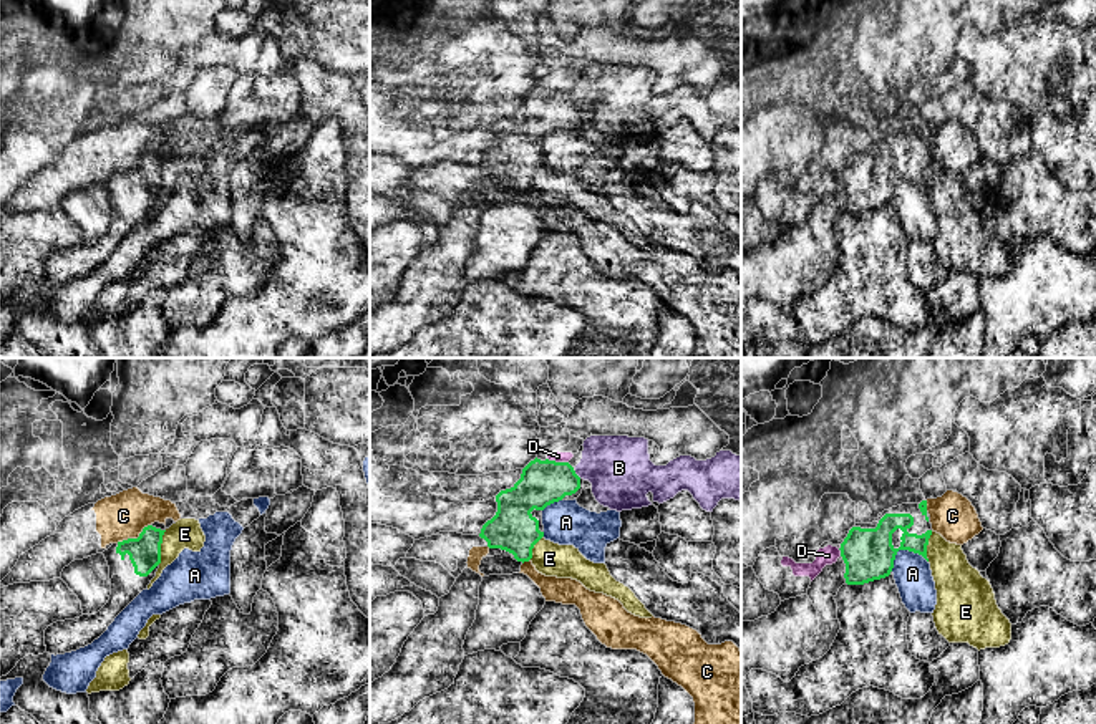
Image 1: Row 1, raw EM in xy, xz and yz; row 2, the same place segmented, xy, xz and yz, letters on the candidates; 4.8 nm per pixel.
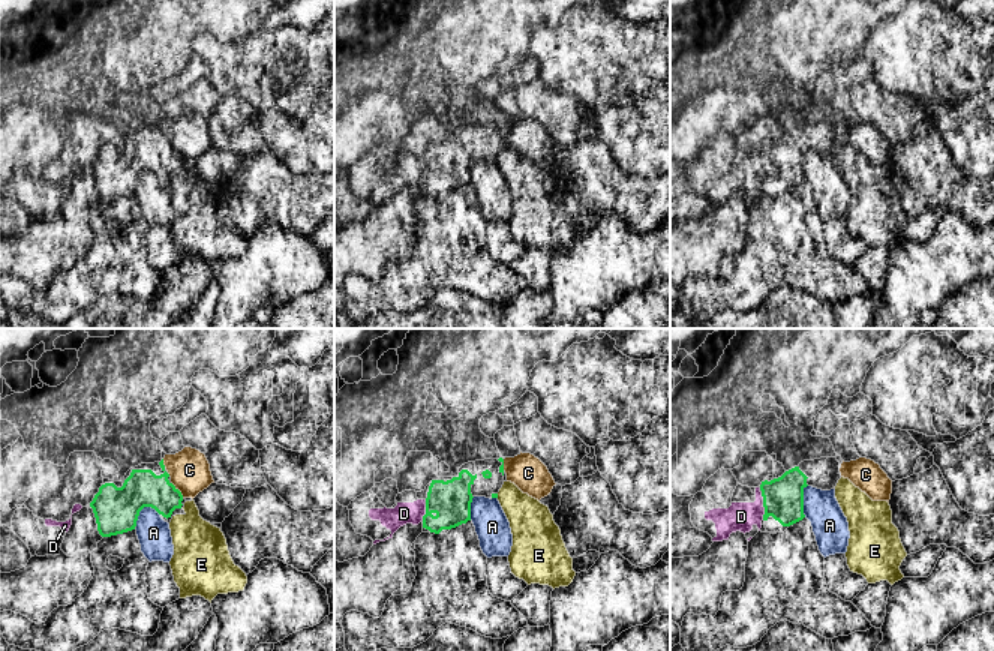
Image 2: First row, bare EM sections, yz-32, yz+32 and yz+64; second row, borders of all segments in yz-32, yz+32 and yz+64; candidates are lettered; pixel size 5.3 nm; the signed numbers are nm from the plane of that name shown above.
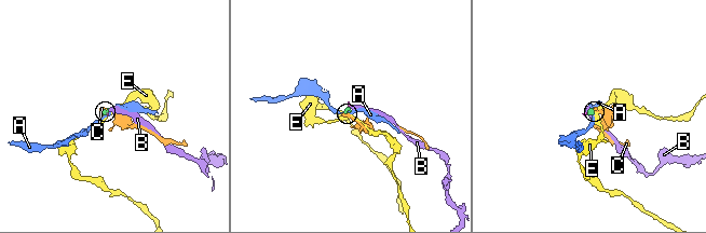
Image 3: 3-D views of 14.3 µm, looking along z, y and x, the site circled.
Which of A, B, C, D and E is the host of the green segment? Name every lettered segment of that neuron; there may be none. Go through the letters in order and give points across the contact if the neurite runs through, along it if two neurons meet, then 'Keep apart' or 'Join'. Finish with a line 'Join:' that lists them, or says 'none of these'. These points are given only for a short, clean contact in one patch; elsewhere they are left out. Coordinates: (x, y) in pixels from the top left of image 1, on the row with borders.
A: Keep apart
B: Path across: xz (543, 482), (576, 474), (591, 468), (619, 468). Join
C: Boundary: xy (150, 524), (136, 537), (116, 542). Keep apart
D: Boundary: xz (548, 458), (567, 463). Keep apart
E: Boundary: xy (166, 530), (158, 564). Keep apart
Join: B

